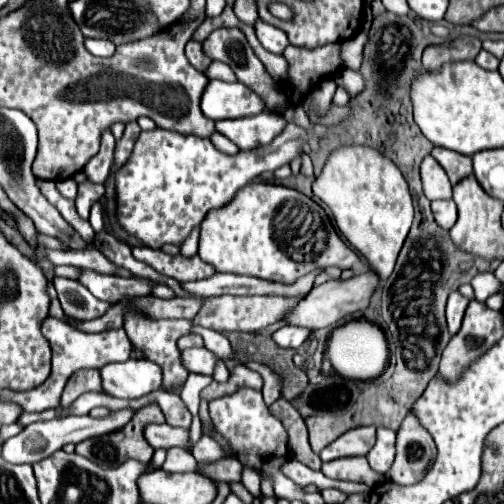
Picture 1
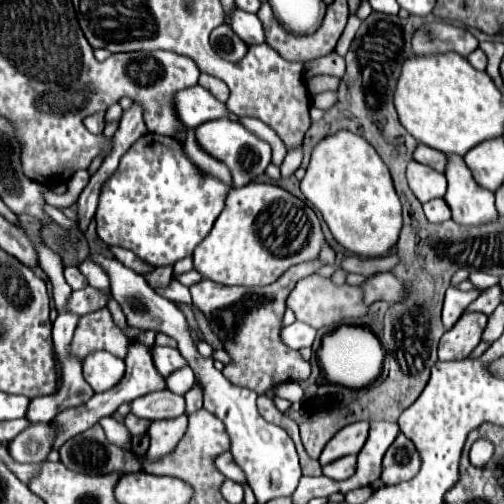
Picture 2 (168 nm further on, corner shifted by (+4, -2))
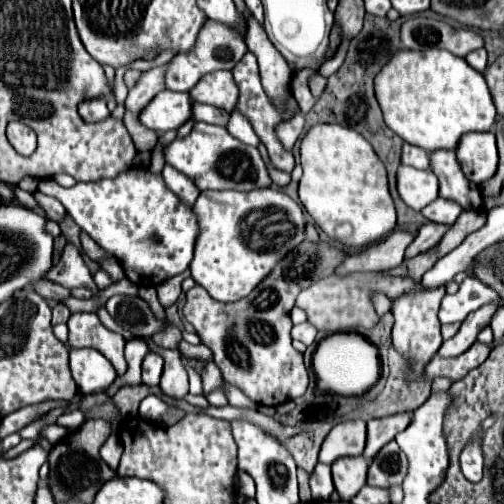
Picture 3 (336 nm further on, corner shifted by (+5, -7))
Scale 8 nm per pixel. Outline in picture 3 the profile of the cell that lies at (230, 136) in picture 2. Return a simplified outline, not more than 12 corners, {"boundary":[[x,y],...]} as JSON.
{"boundary":[[197,121],[165,149],[205,189],[253,191],[271,179],[257,147]]}

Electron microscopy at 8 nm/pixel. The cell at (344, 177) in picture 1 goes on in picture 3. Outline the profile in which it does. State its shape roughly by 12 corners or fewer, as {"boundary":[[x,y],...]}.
{"boundary":[[353,129],[301,143],[299,199],[343,247],[395,229],[387,171]]}

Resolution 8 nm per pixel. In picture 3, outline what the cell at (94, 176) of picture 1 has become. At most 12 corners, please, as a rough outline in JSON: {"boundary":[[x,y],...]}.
{"boundary":[[103,99],[79,105],[79,115],[87,123],[99,123],[111,113]]}

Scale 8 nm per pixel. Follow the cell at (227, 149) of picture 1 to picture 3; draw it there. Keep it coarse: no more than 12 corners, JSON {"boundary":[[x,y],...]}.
{"boundary":[[165,165],[167,187],[187,205],[199,197],[199,187],[175,167]]}

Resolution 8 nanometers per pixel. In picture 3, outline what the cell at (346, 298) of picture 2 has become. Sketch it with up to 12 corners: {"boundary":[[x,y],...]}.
{"boundary":[[379,273],[331,275],[295,305],[327,333],[371,329],[371,291],[389,299],[415,289]]}

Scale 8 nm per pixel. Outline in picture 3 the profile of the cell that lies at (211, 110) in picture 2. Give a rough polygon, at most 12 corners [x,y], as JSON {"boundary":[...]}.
{"boundary":[[161,91],[139,115],[153,131],[179,129],[193,117],[189,93]]}

